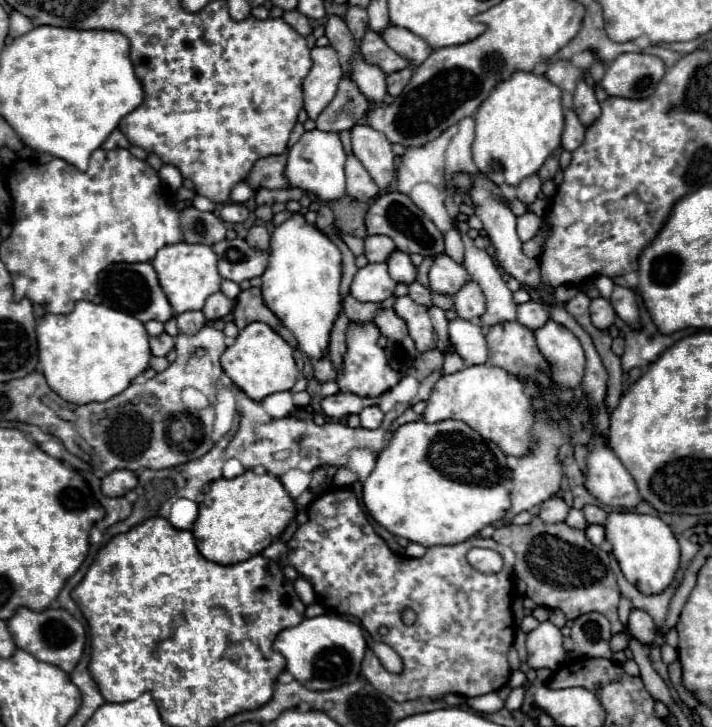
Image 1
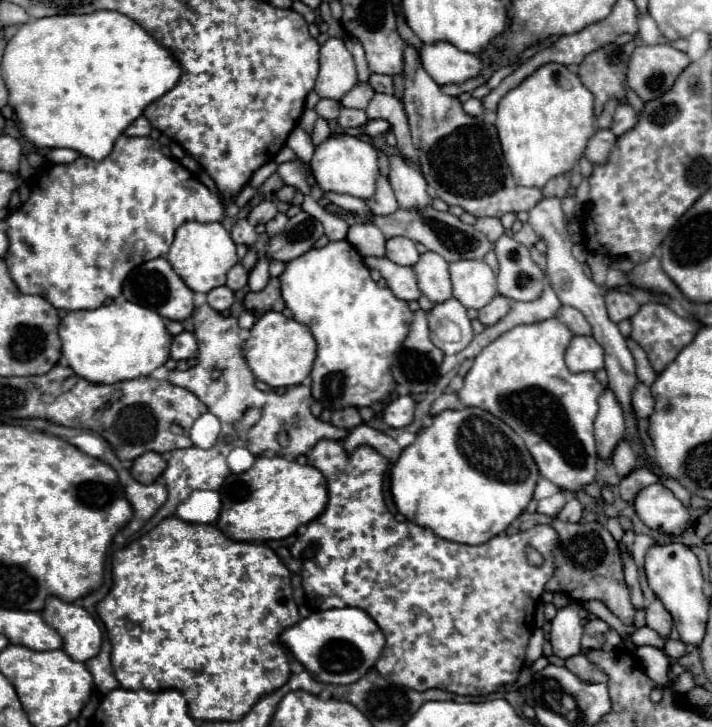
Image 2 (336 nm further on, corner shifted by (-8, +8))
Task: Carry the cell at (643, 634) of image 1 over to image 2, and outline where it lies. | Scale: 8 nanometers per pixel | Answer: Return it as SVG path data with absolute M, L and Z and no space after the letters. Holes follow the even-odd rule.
M660 599L652 601L648 607L646 607L646 625L650 629L654 629L658 635L662 637L668 637L670 631L672 631L672 617L670 613L666 611L666 607L662 605Z

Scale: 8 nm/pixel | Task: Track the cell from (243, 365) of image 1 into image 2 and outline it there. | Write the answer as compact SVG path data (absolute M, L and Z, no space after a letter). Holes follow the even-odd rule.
M268 311L250 329L250 337L244 343L244 357L258 381L270 387L300 385L310 375L316 357L316 341L306 325L286 319L282 313Z

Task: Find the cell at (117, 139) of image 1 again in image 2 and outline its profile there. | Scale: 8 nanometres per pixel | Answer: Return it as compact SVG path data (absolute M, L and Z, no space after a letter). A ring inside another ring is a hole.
M138 117L124 133L126 135L136 135L136 137L144 137L144 135L150 135L150 123L148 123L148 119L146 117Z

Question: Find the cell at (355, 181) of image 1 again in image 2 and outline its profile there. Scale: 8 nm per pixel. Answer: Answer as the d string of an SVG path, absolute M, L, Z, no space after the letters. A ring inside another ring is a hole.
M378 175L376 193L366 203L374 215L390 215L398 209L398 201L394 197L394 191L384 175Z

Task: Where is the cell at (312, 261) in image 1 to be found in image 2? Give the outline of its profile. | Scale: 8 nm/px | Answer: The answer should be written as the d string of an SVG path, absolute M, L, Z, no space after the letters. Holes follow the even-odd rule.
M330 241L326 247L312 249L304 257L290 261L280 275L280 289L294 319L312 331L318 345L310 373L312 395L316 401L328 409L342 409L348 405L368 407L374 401L384 401L396 389L390 375L390 363L408 335L412 313L406 301L396 299L388 287L382 289L372 281L362 255L348 241Z

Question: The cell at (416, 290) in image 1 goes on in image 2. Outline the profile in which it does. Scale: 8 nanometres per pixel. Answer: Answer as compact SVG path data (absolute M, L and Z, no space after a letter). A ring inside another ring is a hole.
M450 297L444 303L436 303L428 311L428 327L432 343L436 343L436 347L446 355L462 351L474 337L466 307L456 297Z

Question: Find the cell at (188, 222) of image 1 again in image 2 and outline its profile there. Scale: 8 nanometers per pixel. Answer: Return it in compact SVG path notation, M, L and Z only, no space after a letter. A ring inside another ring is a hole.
M238 219L236 223L234 223L234 227L232 227L232 231L230 231L230 235L232 235L232 241L236 243L236 245L240 245L240 243L244 243L244 245L254 245L254 241L256 241L256 231L254 231L254 227L248 223L248 219Z

